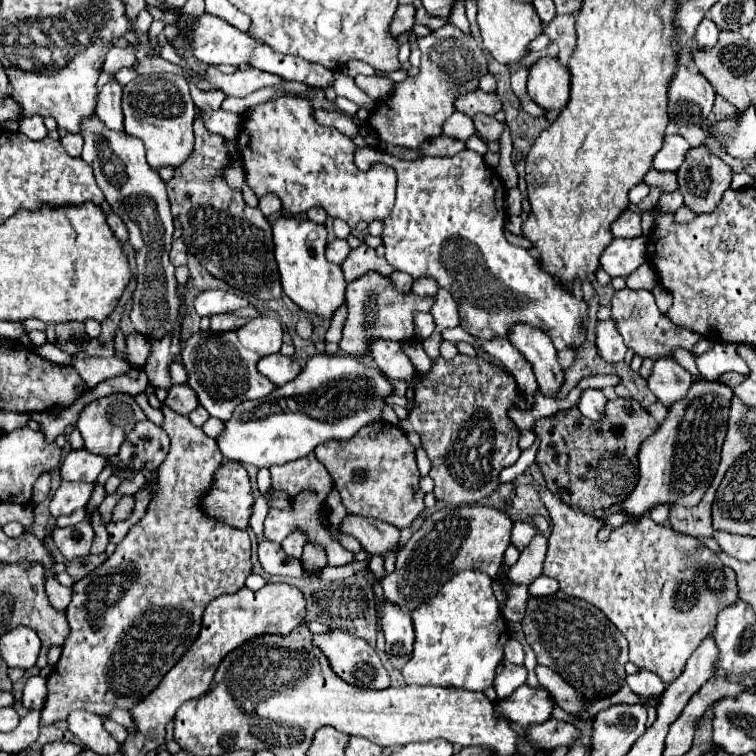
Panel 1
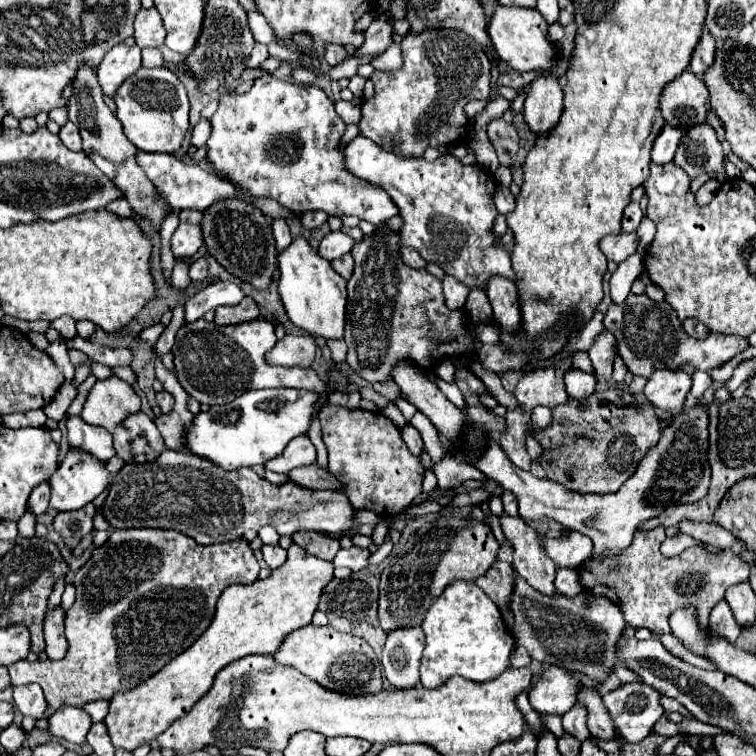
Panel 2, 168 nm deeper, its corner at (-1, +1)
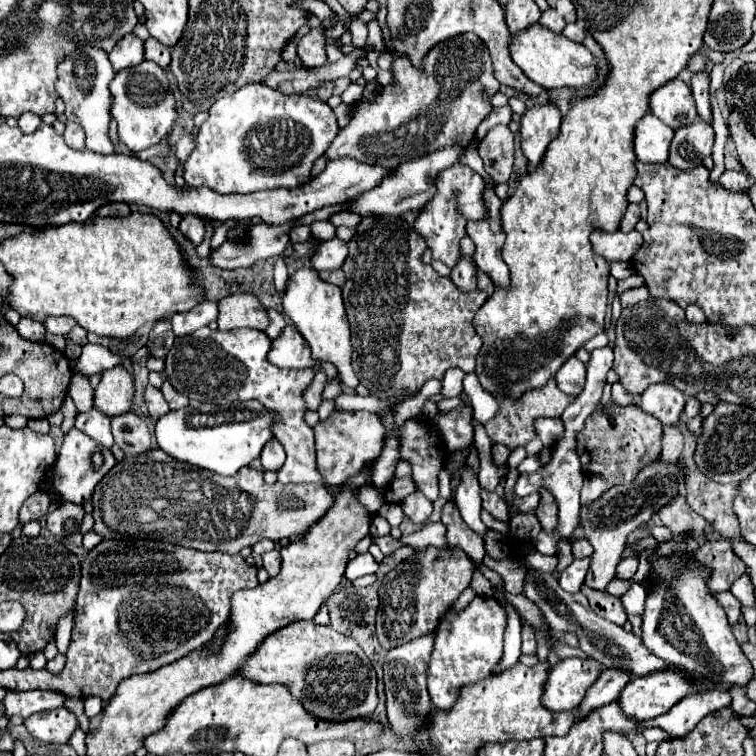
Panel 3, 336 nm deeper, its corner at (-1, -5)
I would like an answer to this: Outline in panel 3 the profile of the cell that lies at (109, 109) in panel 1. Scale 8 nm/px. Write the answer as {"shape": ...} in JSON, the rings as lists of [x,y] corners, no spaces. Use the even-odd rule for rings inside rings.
{"shape":[[[127,34],[127,38],[121,38],[121,42],[117,42],[117,46],[109,52],[109,60],[115,70],[137,66],[145,60],[143,40],[135,34]]]}

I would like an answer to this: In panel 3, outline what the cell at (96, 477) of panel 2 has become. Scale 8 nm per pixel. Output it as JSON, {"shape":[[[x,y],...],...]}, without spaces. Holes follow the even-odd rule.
{"shape":[[[75,426],[69,430],[69,434],[65,436],[65,442],[57,454],[57,462],[55,462],[55,476],[53,476],[53,484],[55,490],[63,496],[65,502],[75,502],[75,504],[85,504],[91,500],[93,488],[99,484],[99,480],[115,466],[115,458],[111,454],[109,448],[99,448],[97,442],[93,442],[93,438],[89,438],[87,434],[81,434],[81,430],[77,430]]]}

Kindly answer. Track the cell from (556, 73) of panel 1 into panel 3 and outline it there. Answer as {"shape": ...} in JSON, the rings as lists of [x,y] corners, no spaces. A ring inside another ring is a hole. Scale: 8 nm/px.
{"shape":[[[555,104],[531,106],[521,116],[521,150],[529,166],[537,166],[551,140],[557,138],[561,126],[561,112]]]}

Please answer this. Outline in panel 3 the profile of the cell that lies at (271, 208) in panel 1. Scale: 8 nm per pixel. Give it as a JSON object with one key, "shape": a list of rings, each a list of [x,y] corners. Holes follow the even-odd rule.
{"shape":[[[279,256],[277,262],[275,262],[275,288],[279,292],[279,296],[285,294],[285,288],[287,288],[287,266],[285,266],[285,260]]]}

